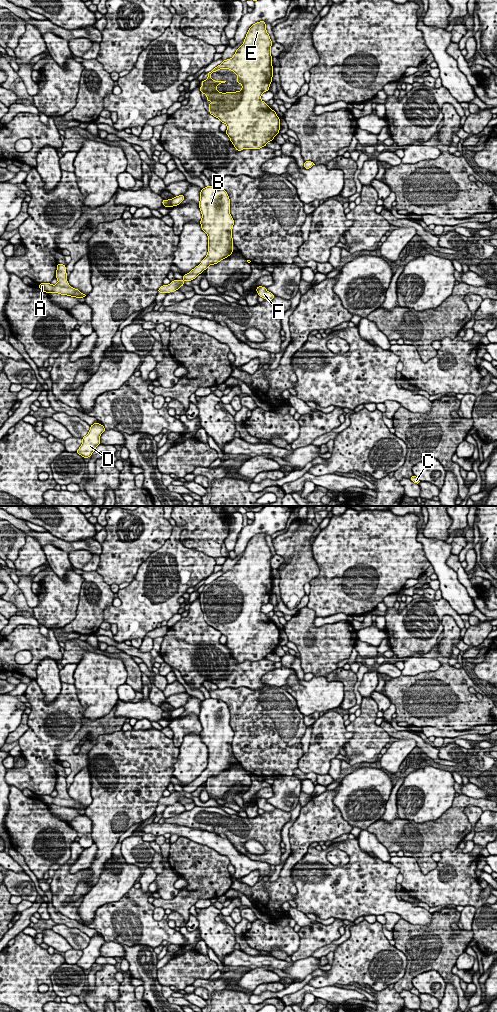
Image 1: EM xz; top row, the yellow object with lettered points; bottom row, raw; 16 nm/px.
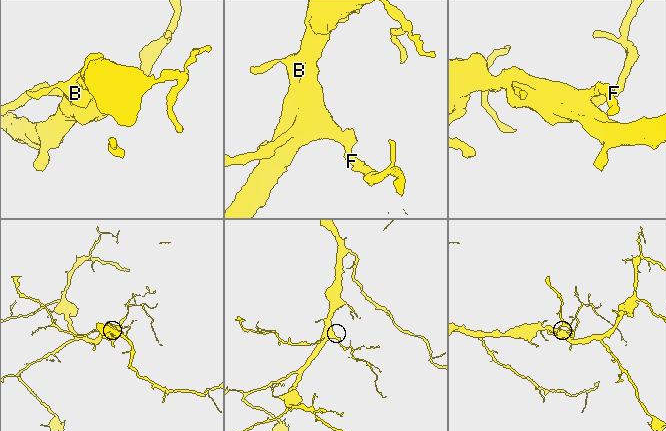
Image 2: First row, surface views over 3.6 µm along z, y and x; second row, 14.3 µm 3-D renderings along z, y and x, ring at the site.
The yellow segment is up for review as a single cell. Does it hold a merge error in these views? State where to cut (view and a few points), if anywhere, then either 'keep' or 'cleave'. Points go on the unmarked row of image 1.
cut none; keep

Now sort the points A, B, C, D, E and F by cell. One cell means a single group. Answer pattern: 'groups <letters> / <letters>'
groups A B C D E F

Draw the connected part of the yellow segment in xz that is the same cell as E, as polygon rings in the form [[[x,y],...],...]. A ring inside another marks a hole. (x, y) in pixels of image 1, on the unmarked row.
[[[260,533],[253,536],[244,551],[243,556],[237,560],[232,570],[224,572],[220,577],[208,584],[208,590],[201,593],[200,604],[204,605],[209,613],[209,625],[218,630],[222,635],[227,637],[226,646],[237,663],[243,661],[260,661],[274,652],[279,646],[280,631],[276,624],[261,612],[261,607],[269,603],[273,589],[273,578],[271,568],[272,553],[266,542],[266,534]],[[219,581],[229,581],[233,583],[240,595],[242,601],[236,604],[218,604],[217,597],[226,593],[214,593],[211,590],[213,584]]]

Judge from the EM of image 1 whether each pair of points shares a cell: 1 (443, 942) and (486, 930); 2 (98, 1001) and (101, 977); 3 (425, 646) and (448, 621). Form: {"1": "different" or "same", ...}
{"1": "different", "2": "same", "3": "different"}

